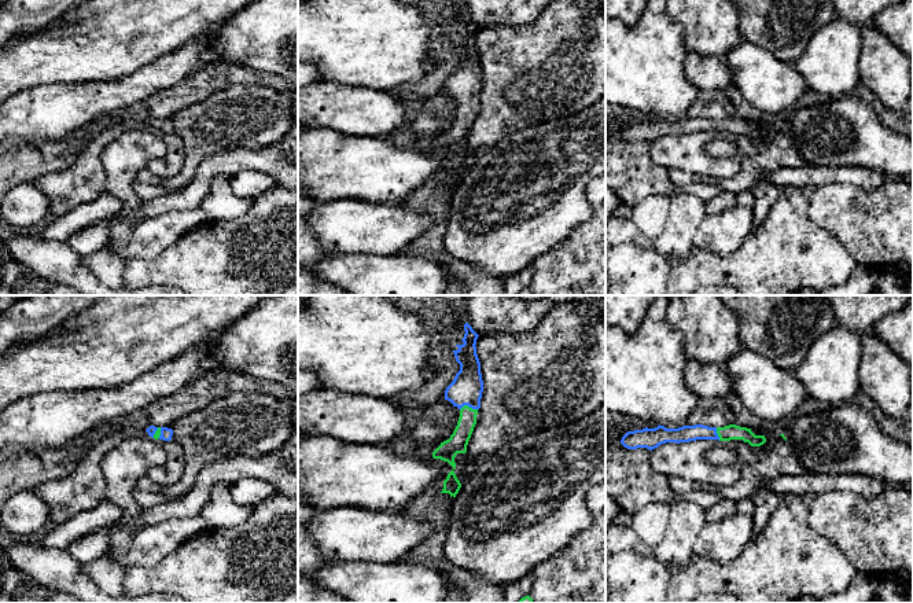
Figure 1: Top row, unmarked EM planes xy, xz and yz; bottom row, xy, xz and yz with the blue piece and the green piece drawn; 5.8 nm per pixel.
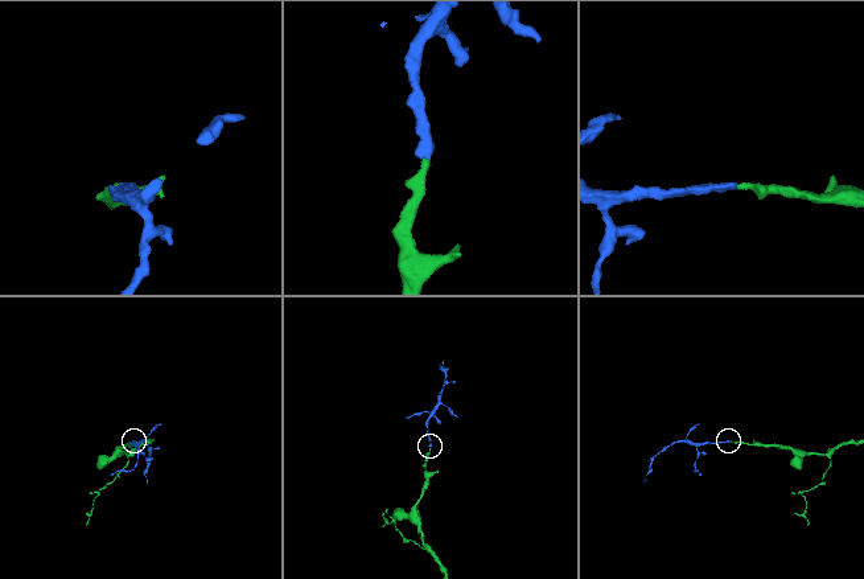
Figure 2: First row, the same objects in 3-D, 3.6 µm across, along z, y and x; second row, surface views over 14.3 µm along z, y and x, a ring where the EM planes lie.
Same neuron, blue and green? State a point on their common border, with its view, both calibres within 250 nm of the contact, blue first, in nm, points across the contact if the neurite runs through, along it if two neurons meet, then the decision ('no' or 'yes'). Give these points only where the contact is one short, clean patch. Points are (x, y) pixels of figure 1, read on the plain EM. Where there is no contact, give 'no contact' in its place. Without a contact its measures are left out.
xz (468, 98) | 190/120 nm | across xz (467, 78), (468, 98), (468, 110), (457, 135) | yes

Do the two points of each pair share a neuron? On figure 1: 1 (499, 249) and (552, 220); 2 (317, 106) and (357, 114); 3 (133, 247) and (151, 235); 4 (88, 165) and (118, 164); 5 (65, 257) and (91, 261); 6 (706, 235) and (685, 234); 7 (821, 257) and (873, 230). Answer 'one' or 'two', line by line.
1: one
2: one
3: one
4: two
5: two
6: two
7: two

